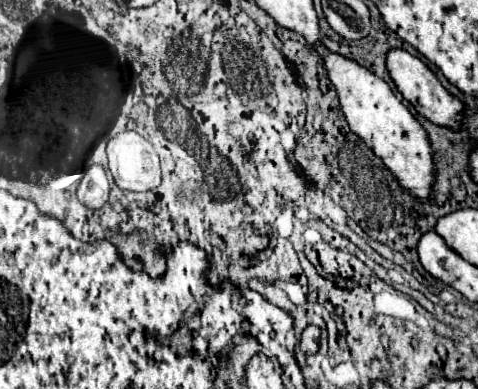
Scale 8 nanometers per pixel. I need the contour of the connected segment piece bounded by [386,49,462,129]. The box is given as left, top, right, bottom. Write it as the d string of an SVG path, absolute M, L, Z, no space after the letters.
M390 49L386 53L386 69L388 75L392 77L392 81L396 83L398 91L402 93L402 97L414 105L414 109L424 115L428 121L436 123L436 125L448 125L450 129L460 129L462 127L462 103L450 95L442 83L436 79L436 75L414 55L410 55L404 49Z

